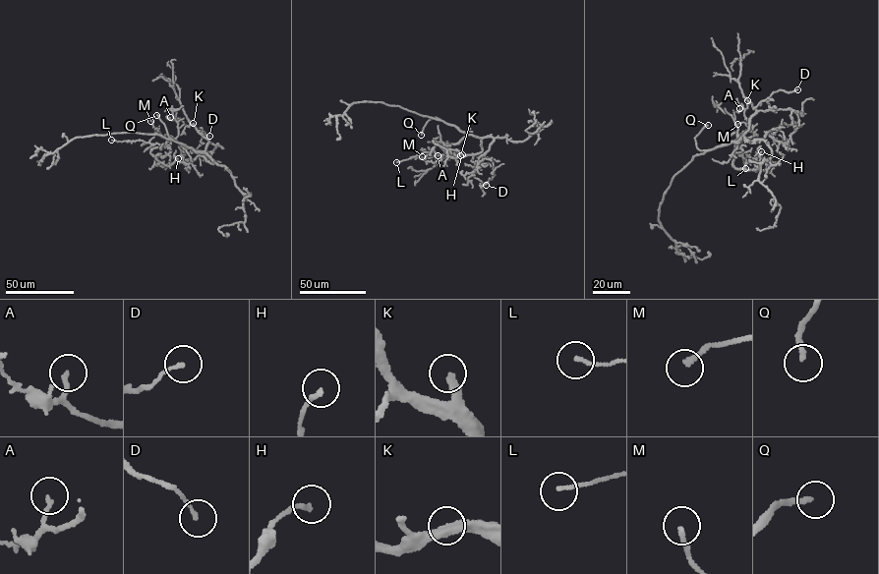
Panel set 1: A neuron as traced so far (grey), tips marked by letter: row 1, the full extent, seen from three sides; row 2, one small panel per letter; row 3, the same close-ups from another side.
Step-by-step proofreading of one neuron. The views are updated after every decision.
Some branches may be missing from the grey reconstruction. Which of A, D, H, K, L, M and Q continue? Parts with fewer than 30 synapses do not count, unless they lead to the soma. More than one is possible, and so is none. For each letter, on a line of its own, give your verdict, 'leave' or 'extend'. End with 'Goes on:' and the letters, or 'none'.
A: leave
D: leave
H: leave
K: extend
L: leave
M: leave
Q: extend
Goes on: K, Q

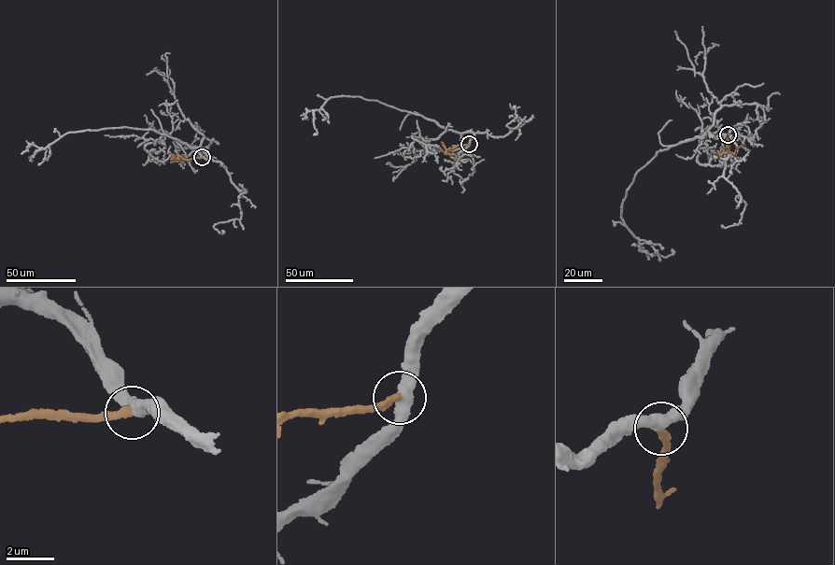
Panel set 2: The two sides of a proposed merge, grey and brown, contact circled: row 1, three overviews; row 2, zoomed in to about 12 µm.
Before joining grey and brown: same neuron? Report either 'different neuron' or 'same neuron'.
same neuron

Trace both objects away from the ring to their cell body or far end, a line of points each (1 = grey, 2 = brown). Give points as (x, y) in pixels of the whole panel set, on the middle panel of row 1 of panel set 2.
1: (469, 144), (472, 132), (454, 132), (421, 115), (357, 96), (332, 97), (314, 111), (317, 132), (313, 134)
2: (469, 144), (445, 149), (446, 153), (455, 154), (455, 160)

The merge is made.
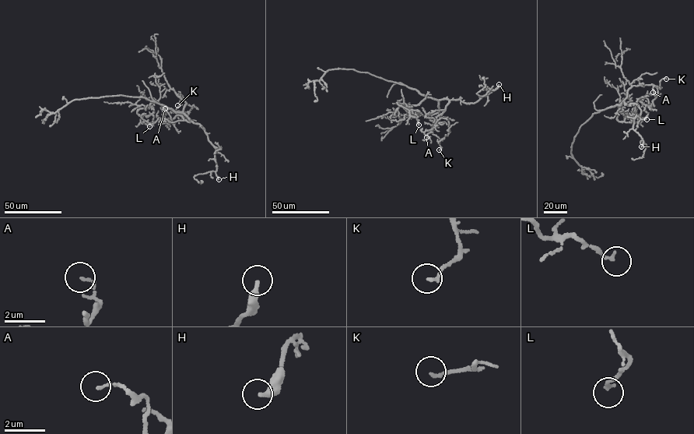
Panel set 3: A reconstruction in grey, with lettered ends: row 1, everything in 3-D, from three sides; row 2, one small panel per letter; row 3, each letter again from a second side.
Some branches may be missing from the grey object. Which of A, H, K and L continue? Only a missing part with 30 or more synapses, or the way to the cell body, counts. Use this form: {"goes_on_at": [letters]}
{"goes_on_at": []}

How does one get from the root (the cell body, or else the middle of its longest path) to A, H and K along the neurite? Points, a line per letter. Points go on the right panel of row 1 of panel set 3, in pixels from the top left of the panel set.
A: (610, 107), (624, 101), (632, 105), (638, 100), (650, 106), (656, 97), (656, 93), (653, 92)
H: (610, 107), (624, 101), (639, 109), (633, 129), (643, 140), (641, 146)
K: (610, 107), (620, 104), (632, 86), (651, 84), (660, 89), (660, 80), (666, 79)

